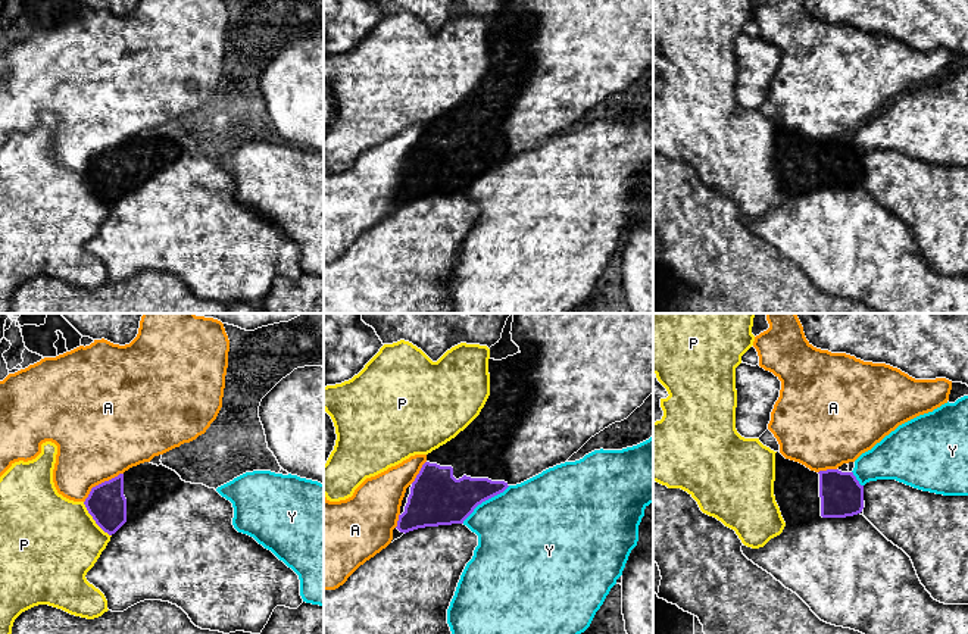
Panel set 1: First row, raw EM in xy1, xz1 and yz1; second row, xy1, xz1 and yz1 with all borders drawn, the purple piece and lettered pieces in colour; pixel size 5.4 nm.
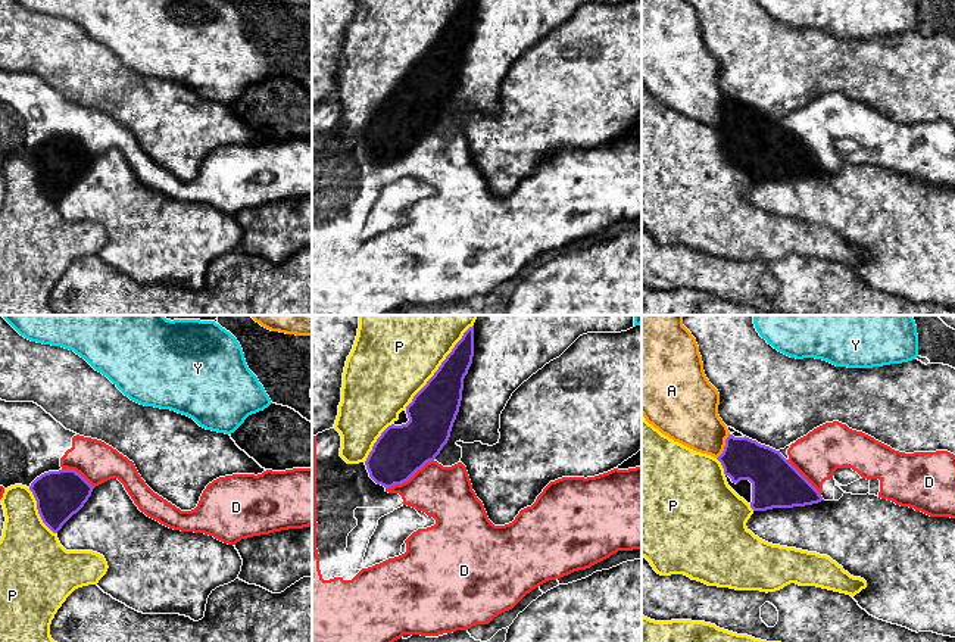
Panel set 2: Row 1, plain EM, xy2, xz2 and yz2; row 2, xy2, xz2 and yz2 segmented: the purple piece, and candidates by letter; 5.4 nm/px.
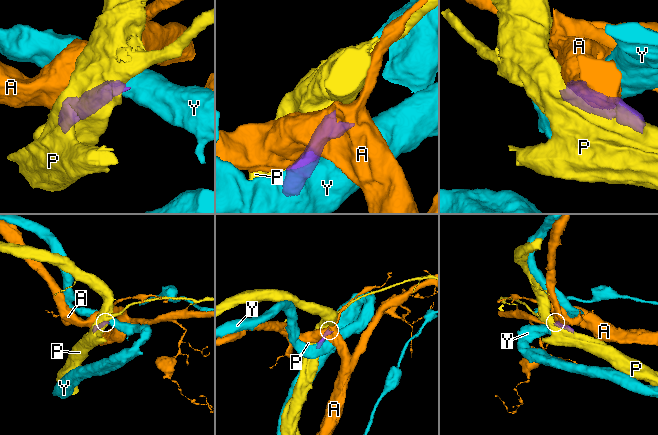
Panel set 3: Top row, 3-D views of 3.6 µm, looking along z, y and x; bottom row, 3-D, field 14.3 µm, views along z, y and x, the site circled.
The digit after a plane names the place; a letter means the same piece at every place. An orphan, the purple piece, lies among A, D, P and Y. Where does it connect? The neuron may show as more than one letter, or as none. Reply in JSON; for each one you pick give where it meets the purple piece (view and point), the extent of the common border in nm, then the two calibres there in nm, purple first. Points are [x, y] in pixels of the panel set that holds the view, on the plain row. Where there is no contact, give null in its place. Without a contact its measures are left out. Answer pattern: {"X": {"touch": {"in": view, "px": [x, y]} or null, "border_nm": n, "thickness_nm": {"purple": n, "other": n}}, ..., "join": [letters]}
{"join": []}

